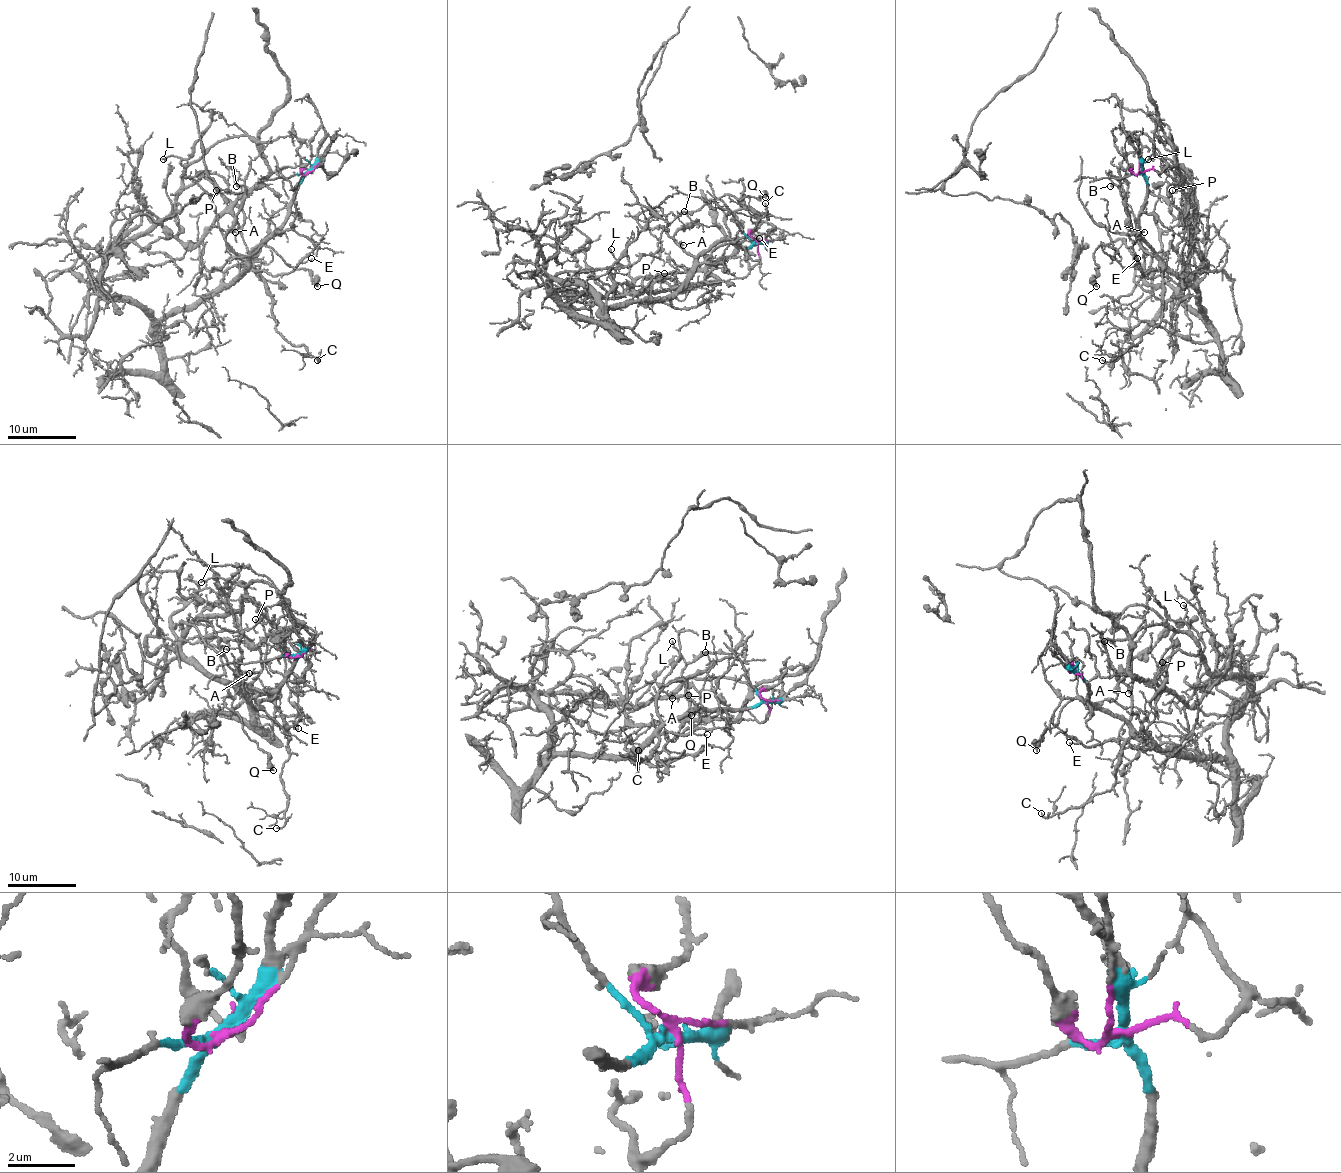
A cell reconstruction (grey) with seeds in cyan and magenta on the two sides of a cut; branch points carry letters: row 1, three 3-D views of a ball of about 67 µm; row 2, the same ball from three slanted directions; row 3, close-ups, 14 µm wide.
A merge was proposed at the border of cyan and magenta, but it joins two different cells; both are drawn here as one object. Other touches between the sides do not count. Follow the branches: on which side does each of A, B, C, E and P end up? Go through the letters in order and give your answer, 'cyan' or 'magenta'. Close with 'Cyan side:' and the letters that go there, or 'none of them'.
A: cyan
B: cyan
C: cyan
E: cyan
P: magenta
Cyan side: A, B, C, E

